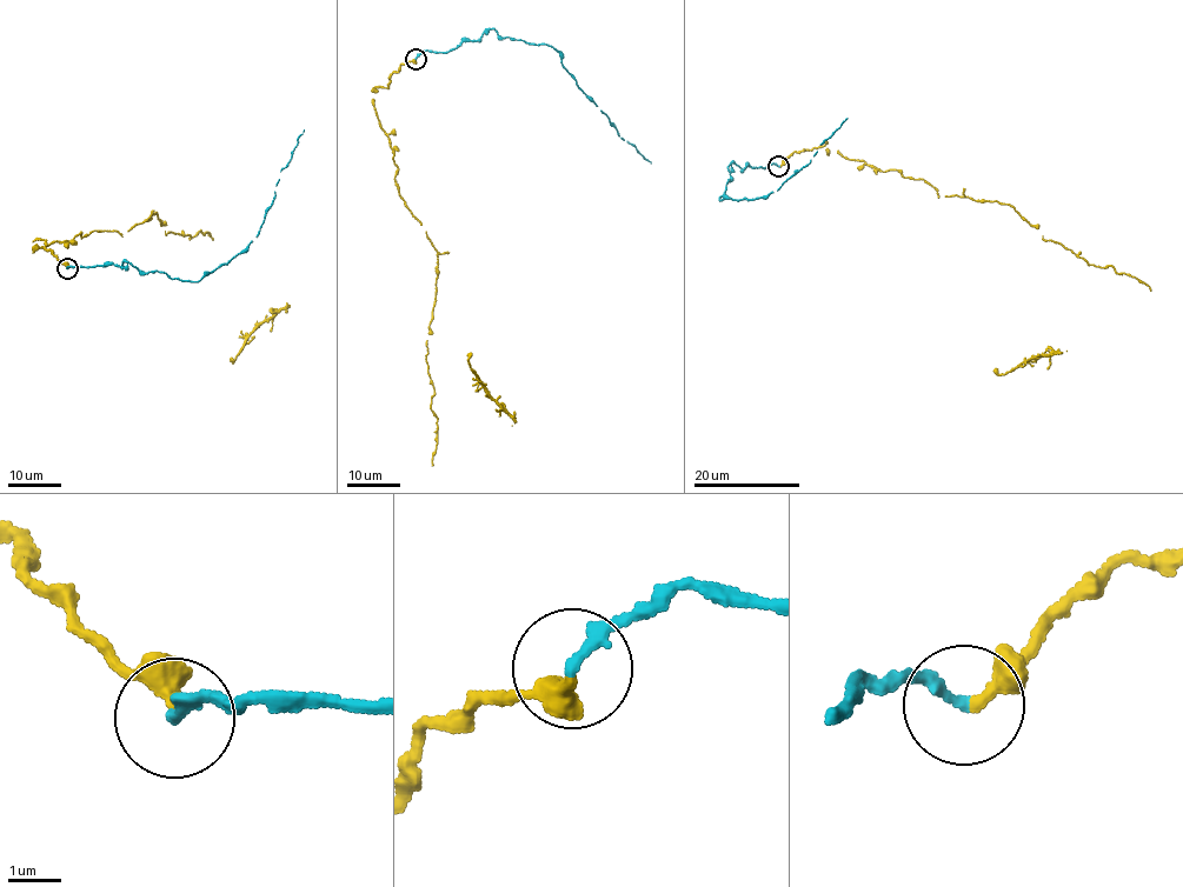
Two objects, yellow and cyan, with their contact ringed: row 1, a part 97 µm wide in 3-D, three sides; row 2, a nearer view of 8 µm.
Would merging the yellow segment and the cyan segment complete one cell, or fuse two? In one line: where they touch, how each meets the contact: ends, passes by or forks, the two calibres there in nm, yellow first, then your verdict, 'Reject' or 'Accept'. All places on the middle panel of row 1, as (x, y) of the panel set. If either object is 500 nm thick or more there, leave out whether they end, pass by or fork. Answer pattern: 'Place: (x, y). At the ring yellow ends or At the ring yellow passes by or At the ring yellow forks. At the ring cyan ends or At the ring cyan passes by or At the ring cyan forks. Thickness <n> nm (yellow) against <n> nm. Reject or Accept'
Place: (416, 59). At the ring yellow passes by. At the ring cyan ends. Thickness 220 nm (yellow) against 220 nm. Accept

